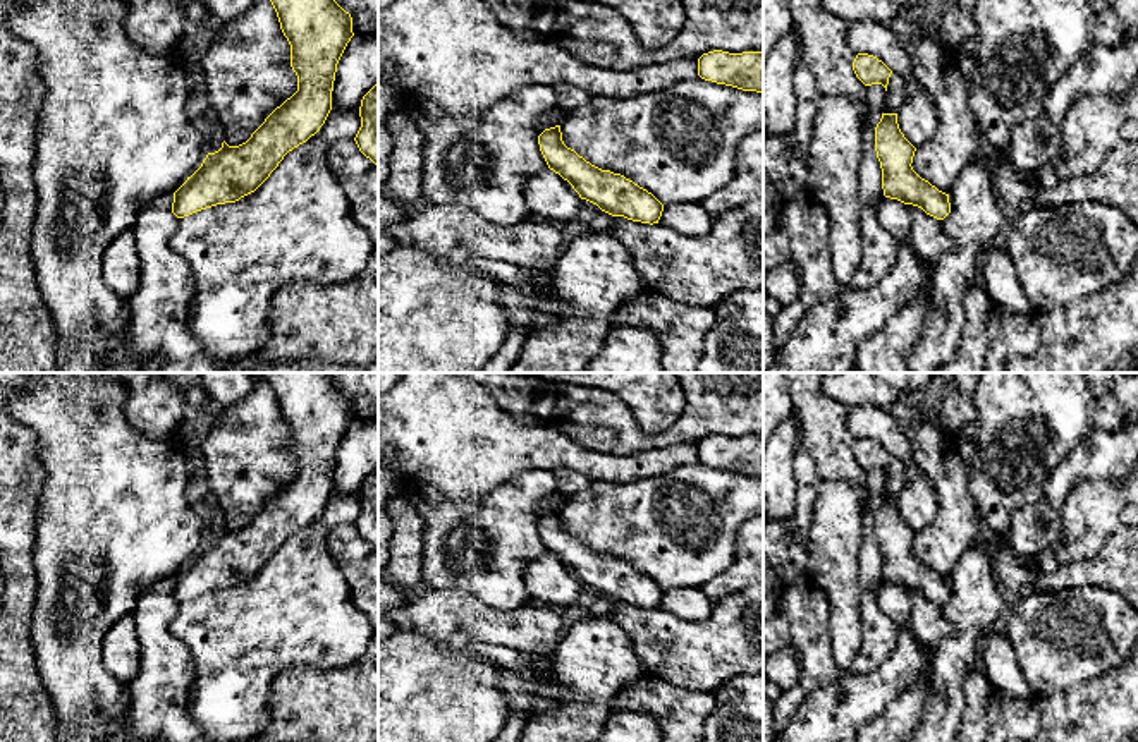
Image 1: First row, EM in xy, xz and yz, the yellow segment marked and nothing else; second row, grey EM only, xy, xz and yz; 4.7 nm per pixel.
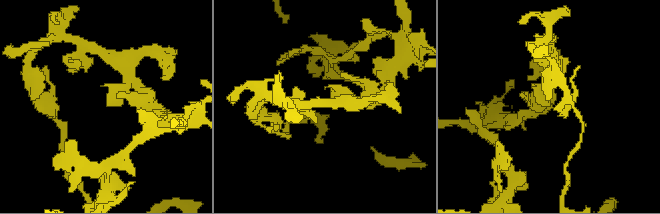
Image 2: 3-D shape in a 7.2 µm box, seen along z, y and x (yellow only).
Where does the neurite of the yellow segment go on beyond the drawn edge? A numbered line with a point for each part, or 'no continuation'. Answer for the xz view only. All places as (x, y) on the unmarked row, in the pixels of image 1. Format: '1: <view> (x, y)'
no continuation

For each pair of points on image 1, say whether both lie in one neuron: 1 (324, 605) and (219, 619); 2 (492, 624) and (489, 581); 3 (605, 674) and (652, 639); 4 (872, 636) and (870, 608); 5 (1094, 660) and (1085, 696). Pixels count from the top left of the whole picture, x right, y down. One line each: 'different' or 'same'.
1: same
2: different
3: different
4: same
5: different

